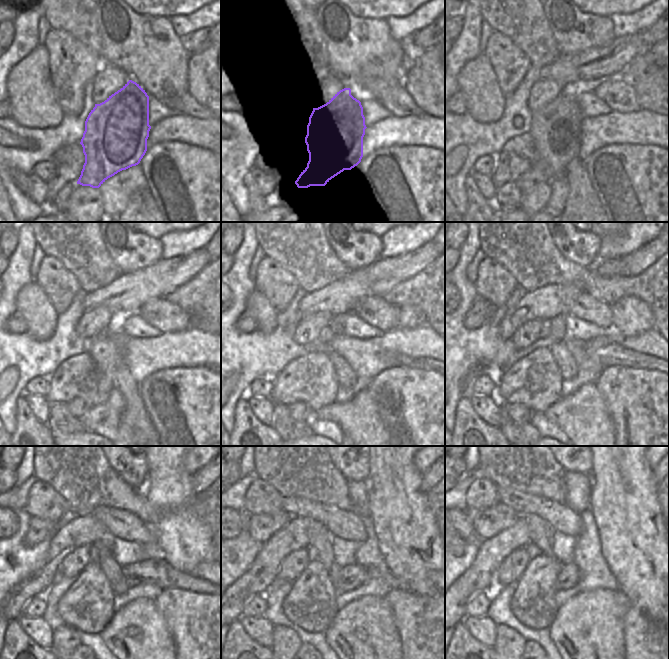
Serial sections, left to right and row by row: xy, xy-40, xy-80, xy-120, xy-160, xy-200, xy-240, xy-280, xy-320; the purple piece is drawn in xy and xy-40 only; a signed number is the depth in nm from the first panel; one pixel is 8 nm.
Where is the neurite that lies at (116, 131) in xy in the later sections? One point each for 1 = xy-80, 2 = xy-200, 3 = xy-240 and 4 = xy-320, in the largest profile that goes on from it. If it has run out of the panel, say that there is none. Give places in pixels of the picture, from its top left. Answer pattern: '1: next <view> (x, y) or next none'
1: next xy-80 (556, 129)
2: next xy-200 (517, 413)
3: next xy-240 (65, 638)
4: next xy-320 (509, 645)

